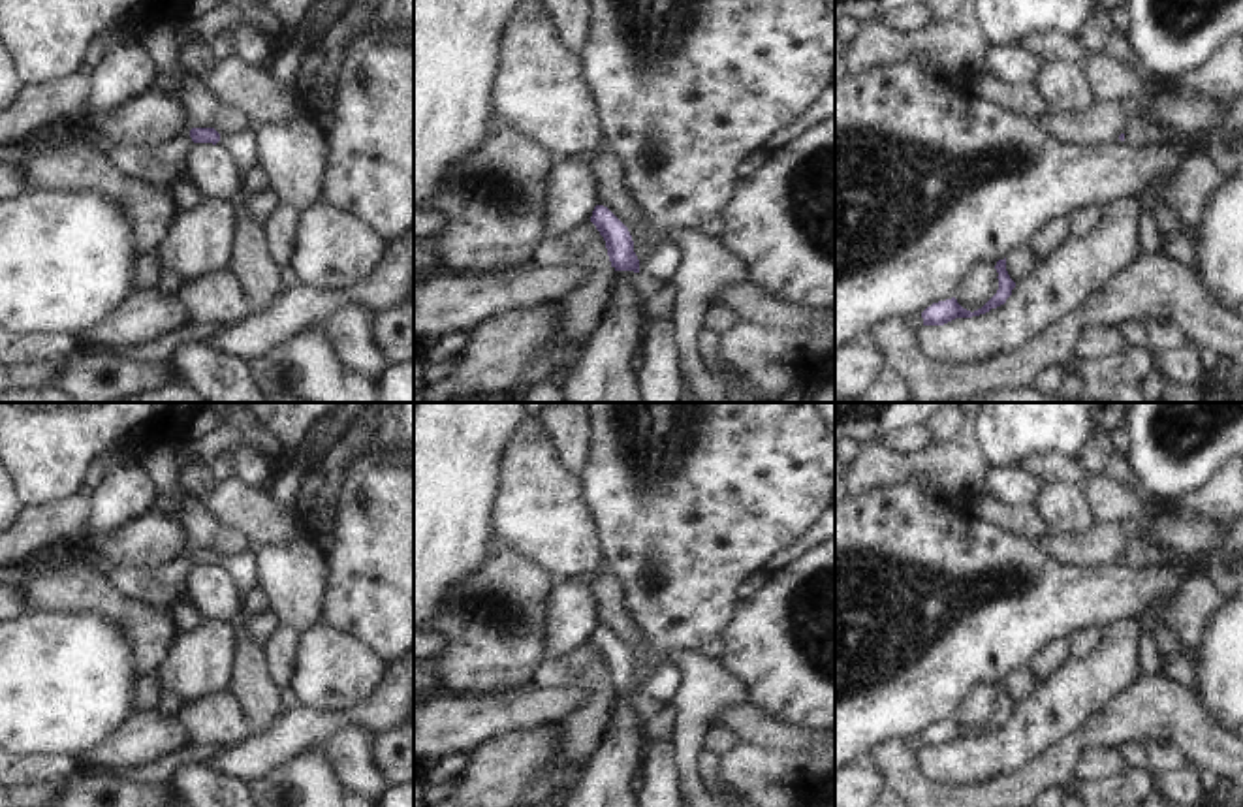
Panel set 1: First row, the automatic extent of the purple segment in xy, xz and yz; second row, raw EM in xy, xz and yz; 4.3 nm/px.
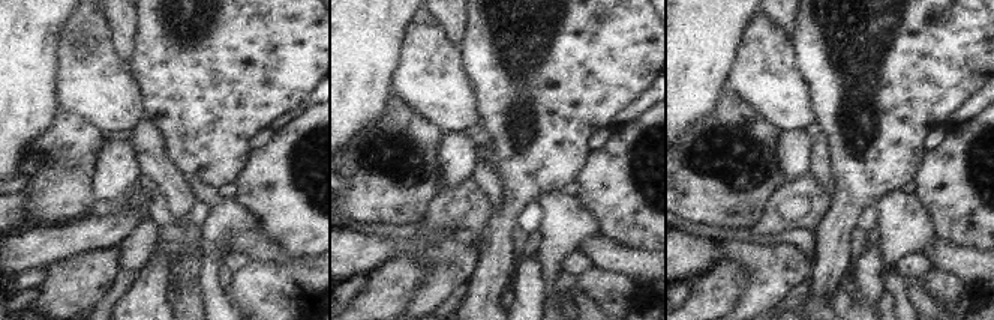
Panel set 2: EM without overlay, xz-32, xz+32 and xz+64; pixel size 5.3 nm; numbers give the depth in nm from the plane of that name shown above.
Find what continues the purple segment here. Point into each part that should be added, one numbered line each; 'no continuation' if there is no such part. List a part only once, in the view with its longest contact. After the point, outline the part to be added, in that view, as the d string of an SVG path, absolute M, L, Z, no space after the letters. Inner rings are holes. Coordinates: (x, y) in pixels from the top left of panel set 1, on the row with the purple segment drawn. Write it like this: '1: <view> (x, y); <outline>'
1: xz (662, 264); M666 239L647 260L639 261L639 273L649 273L656 280L669 282L681 260L681 248Z

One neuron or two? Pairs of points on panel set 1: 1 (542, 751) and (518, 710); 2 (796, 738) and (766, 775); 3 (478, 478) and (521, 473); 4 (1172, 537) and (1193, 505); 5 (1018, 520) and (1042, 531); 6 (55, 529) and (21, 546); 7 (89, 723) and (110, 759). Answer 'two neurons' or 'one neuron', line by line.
1: two neurons
2: two neurons
3: two neurons
4: two neurons
5: one neuron
6: one neuron
7: two neurons

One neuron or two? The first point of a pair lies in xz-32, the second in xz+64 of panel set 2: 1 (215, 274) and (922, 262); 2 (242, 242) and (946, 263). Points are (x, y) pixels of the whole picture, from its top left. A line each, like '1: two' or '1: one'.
1: two
2: one

